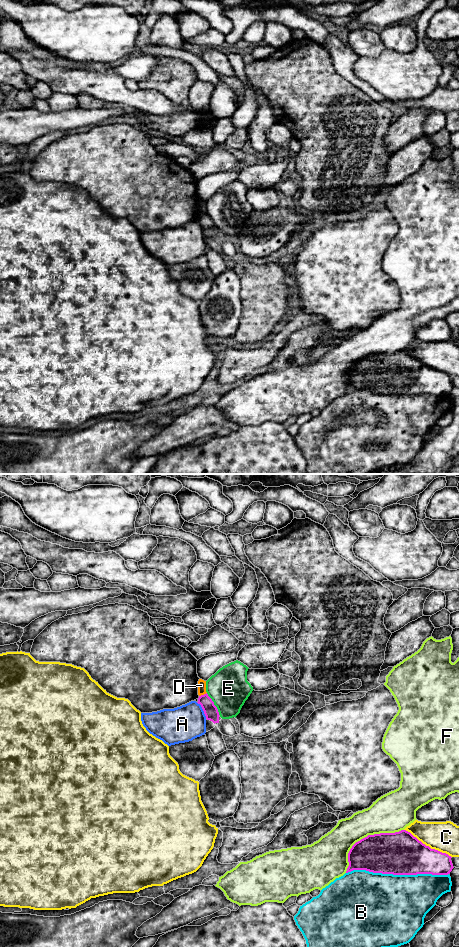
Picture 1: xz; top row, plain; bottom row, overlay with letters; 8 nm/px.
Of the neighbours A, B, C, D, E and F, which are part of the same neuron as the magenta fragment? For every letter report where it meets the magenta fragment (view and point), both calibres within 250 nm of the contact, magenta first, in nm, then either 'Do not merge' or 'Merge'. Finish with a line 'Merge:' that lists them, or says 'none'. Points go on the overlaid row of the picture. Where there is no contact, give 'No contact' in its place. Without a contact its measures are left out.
A: Touches magenta at xz (203, 710). Thickness 110 nm (magenta) against 280 nm. Do not merge
B: Touches magenta at xz (397, 874). Thickness 340 nm (magenta) against 500 nm. Do not merge
C: Touches magenta at xz (428, 846). Thickness 340 nm (magenta) against 240 nm. Do not merge
D: Touches magenta at xz (202, 695). Thickness 110 nm (magenta) against 70 nm. Do not merge
E: Touches magenta at xz (213, 704). Thickness 110 nm (magenta) against 320 nm. Do not merge
F: Touches magenta at xz (365, 837). Thickness 340 nm (magenta) against 280 nm. Do not merge
Merge: none

